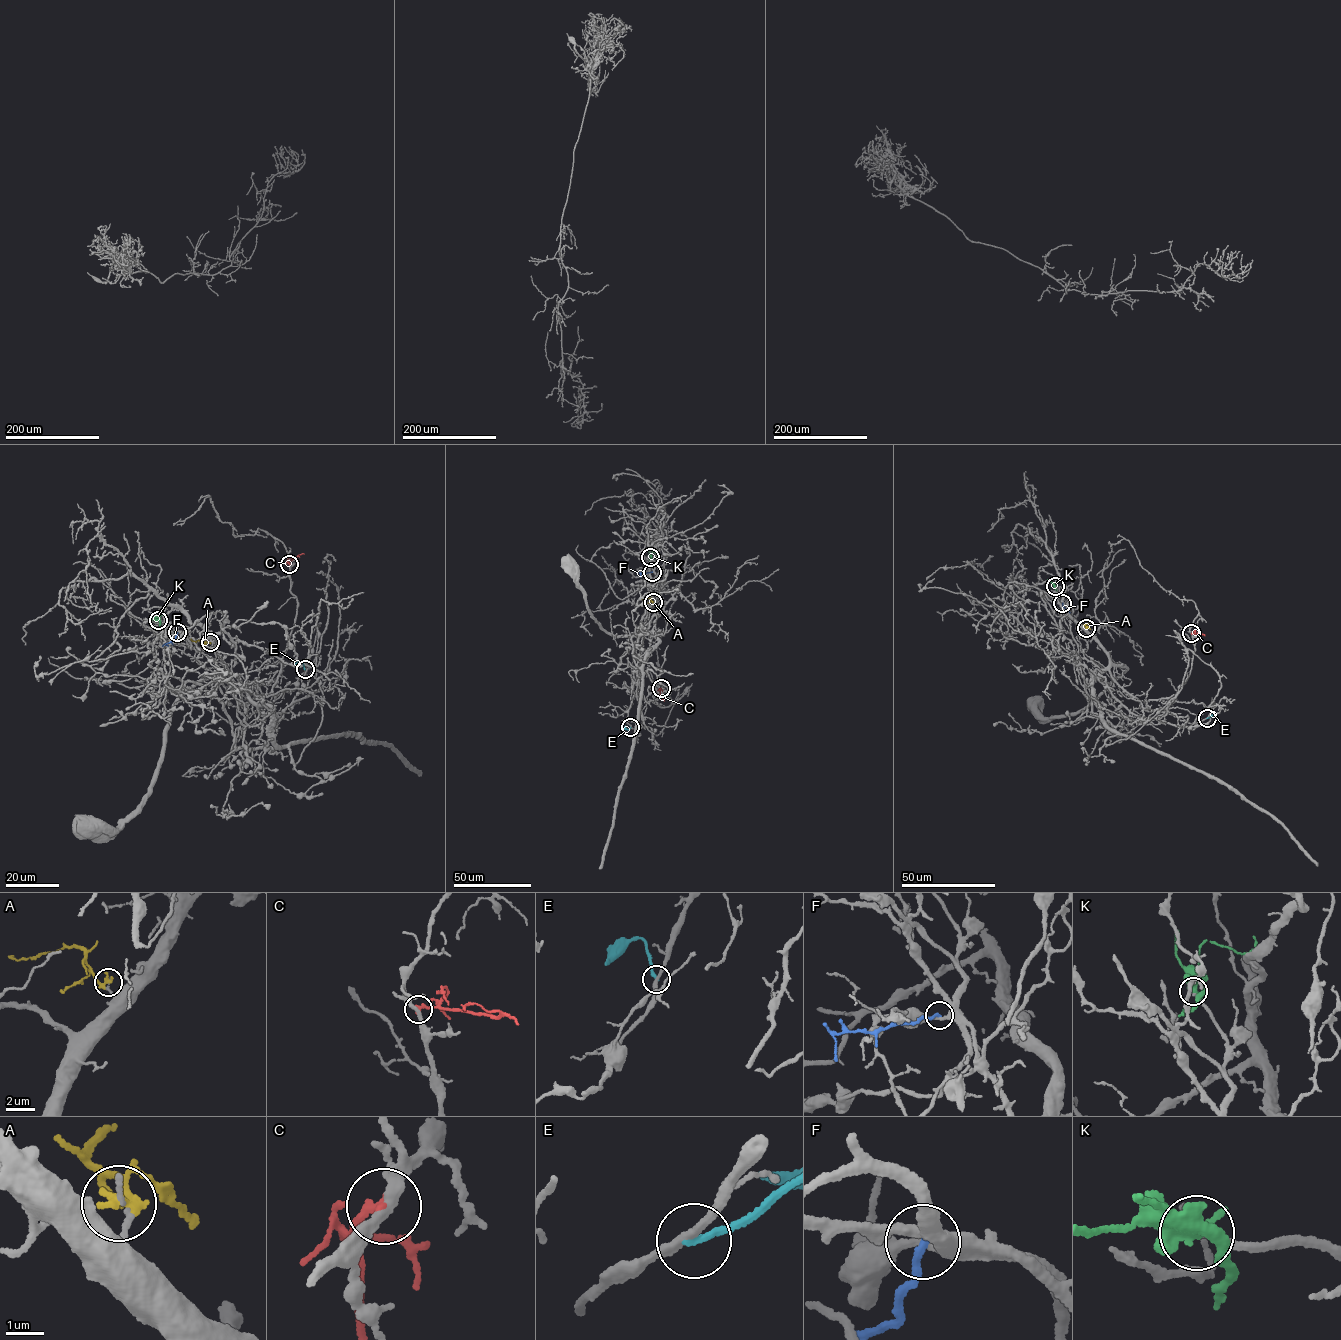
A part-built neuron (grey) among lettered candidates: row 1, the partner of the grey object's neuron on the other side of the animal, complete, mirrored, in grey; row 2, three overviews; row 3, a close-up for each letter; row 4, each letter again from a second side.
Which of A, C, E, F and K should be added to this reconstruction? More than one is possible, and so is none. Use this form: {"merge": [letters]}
{"merge": []}

